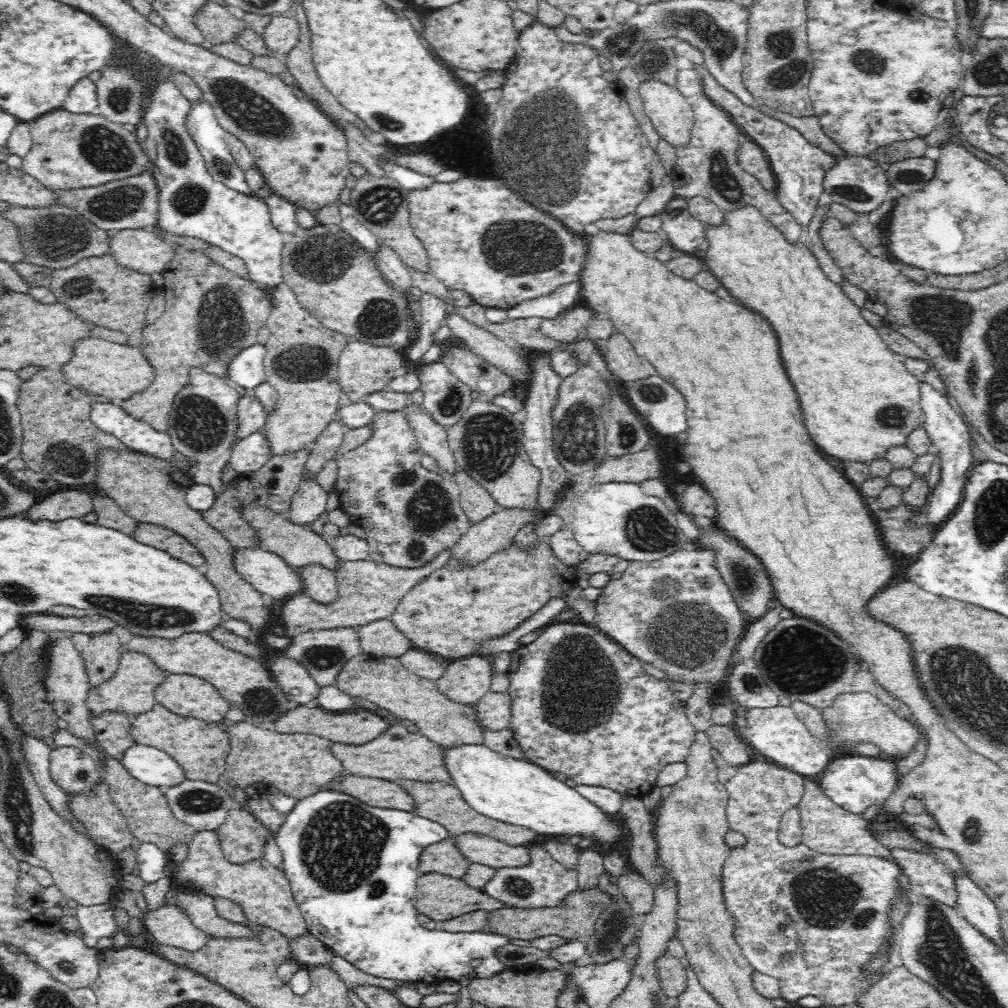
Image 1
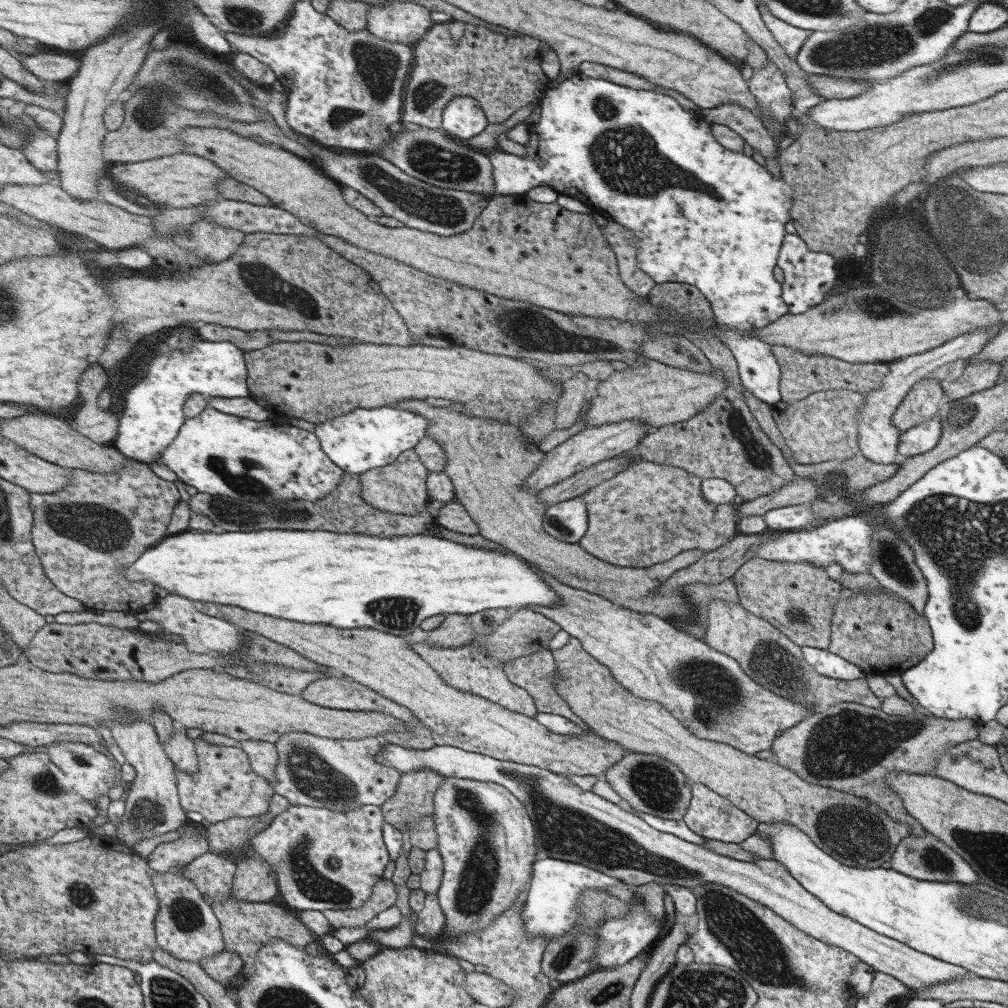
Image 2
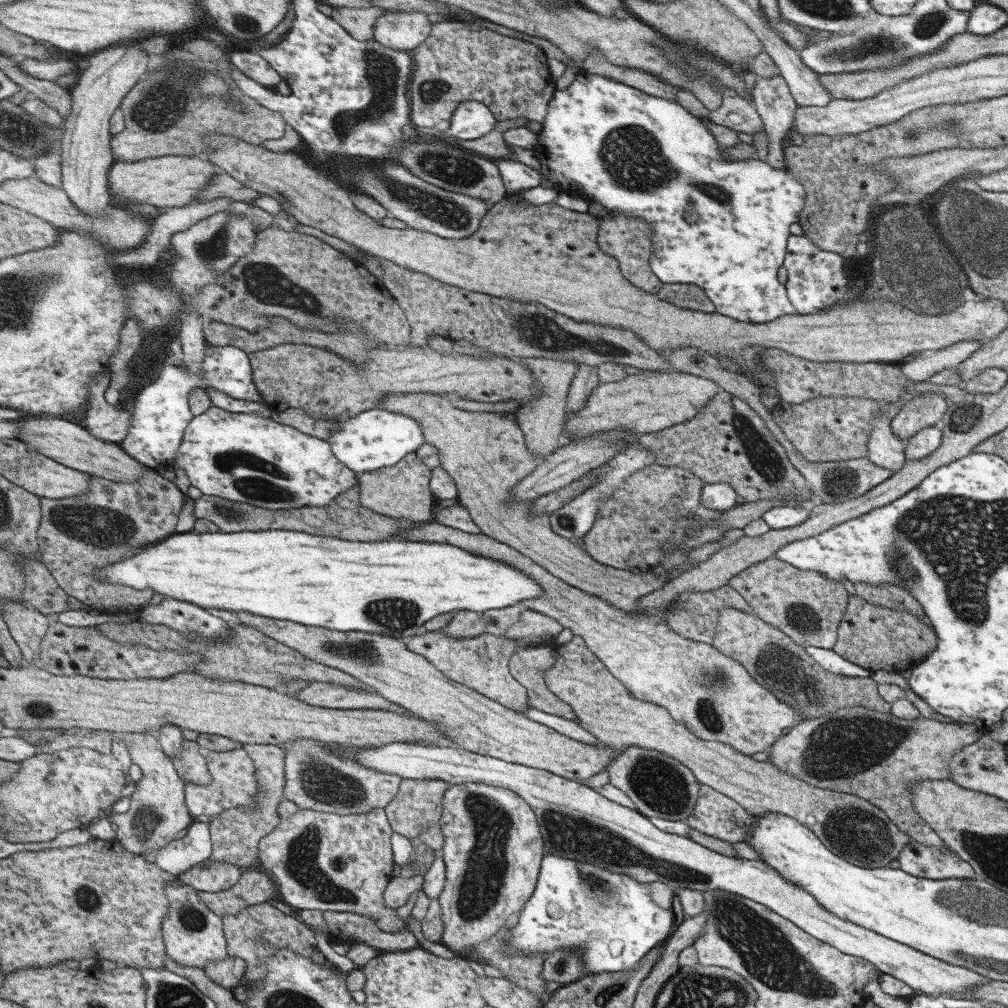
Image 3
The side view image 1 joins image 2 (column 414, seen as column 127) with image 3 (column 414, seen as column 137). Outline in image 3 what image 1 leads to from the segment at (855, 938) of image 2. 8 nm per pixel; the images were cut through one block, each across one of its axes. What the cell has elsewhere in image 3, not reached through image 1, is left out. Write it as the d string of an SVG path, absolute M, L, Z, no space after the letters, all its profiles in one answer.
M391 742L383 744L375 750L363 750L353 756L363 766L371 766L379 772L397 774L403 780L419 780L419 778L435 778L447 784L461 782L477 782L487 786L501 786L505 790L513 790L523 798L537 820L539 836L543 838L543 858L559 856L575 862L585 862L593 866L601 866L603 870L629 876L639 884L663 882L667 888L685 888L685 890L725 890L759 902L773 910L775 914L787 918L813 938L841 950L843 954L861 958L871 962L881 974L889 974L909 988L923 992L925 996L939 994L955 994L965 992L975 984L983 984L989 978L967 970L963 966L941 962L933 956L927 956L911 946L885 938L873 930L867 930L859 924L843 920L823 908L815 896L803 890L799 884L791 882L779 870L769 866L763 860L739 860L729 858L719 852L697 844L691 838L681 838L675 834L667 834L657 830L651 822L645 820L643 814L629 810L625 806L613 804L597 792L589 790L583 784L561 778L547 770L529 768L523 764L511 764L499 760L495 756L483 756L475 752L467 752L463 748L439 748L439 746L419 746L419 744L401 744Z

